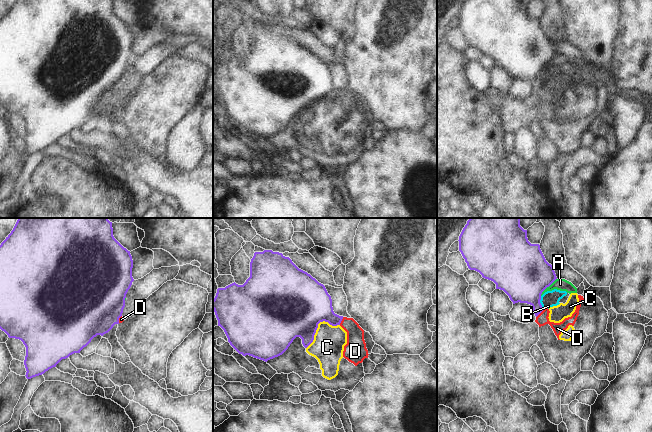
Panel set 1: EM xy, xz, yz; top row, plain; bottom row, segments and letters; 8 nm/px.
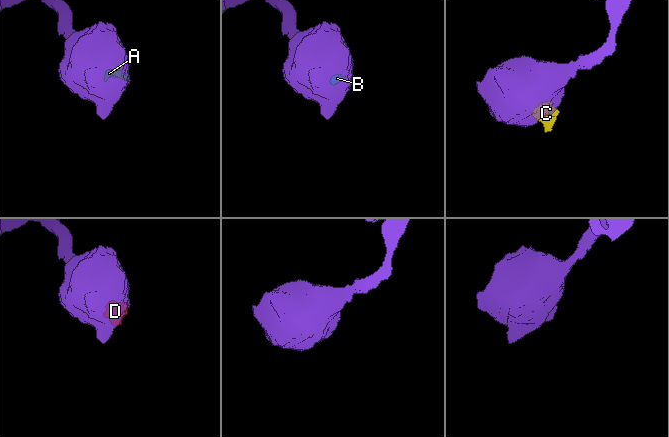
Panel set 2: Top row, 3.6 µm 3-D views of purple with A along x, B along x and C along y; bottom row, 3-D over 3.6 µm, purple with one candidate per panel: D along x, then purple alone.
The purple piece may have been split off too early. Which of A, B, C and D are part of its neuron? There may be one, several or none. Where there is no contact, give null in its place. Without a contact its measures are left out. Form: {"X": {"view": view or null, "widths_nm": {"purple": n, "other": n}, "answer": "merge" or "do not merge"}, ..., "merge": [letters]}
{"A": {"view": "yz", "widths_nm": {"purple": 420, "other": 100}, "answer": "do not merge"}, "B": {"view": "yz", "widths_nm": {"purple": 400, "other": 130}, "answer": "do not merge"}, "C": {"view": "xz", "widths_nm": {"purple": 500, "other": 260}, "answer": "do not merge"}, "D": {"view": "yz", "widths_nm": {"purple": 280, "other": 100}, "answer": "do not merge"}, "merge": []}

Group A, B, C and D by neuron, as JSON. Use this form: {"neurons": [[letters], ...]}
{"neurons": [["A", "B", "C", "D"]]}

